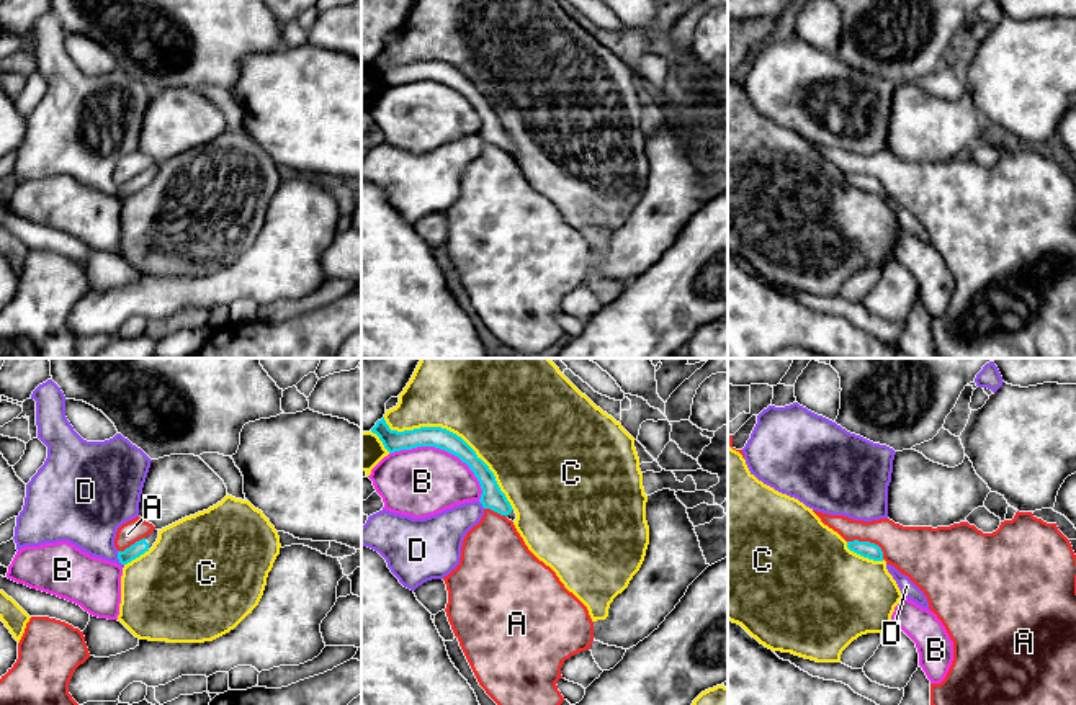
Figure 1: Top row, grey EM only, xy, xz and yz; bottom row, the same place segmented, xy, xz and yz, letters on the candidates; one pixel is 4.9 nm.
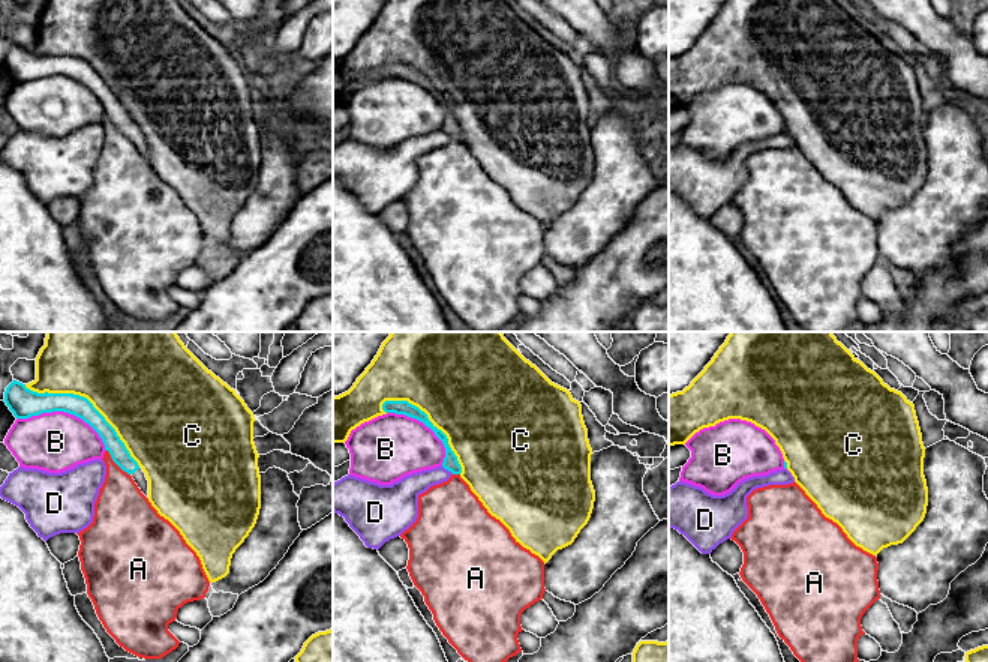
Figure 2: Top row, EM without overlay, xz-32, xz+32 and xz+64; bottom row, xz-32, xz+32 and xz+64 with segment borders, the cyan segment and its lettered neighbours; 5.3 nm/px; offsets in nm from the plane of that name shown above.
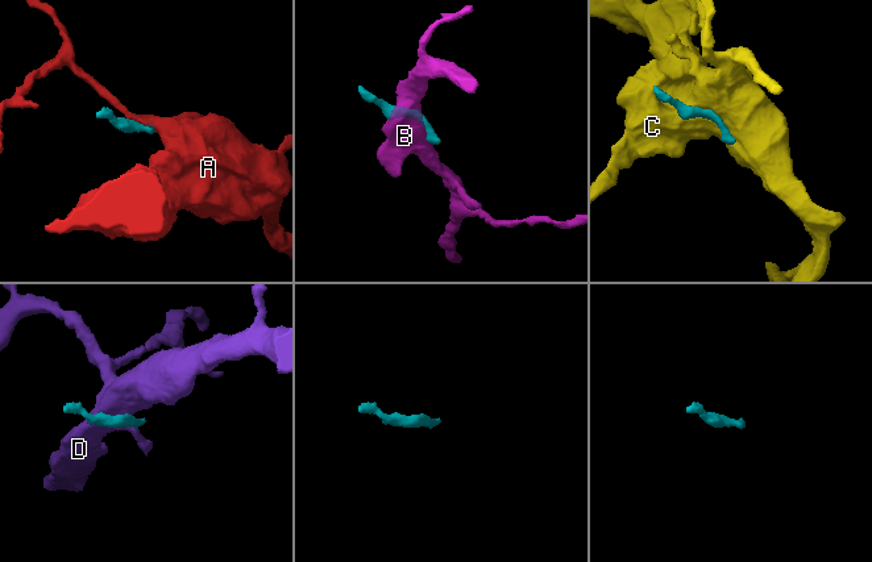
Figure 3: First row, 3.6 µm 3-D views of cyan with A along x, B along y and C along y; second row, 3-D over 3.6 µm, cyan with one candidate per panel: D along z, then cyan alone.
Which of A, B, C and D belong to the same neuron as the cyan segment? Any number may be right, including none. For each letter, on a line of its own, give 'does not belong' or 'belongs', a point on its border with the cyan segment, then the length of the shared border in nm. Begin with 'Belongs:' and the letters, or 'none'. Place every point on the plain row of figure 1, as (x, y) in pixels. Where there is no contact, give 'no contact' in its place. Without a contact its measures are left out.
Belongs: none
A: does not belong; contact yz (869, 175); length 200 nm
B: does not belong; contact xz (445, 84); length 500 nm
C: does not belong; contact xz (455, 67); length 800 nm
D: does not belong; contact xy (118, 192); length 80 nm

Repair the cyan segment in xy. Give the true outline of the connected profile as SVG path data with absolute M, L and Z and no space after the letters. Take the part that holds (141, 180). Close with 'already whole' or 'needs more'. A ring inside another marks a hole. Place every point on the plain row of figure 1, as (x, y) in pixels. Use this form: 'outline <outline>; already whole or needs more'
outline M154 164L146 172L136 175L129 182L126 182L124 185L118 185L119 196L128 198L132 193L139 191L141 188L144 188L146 185L149 185L154 180L157 172L159 172L159 164Z; needs more

